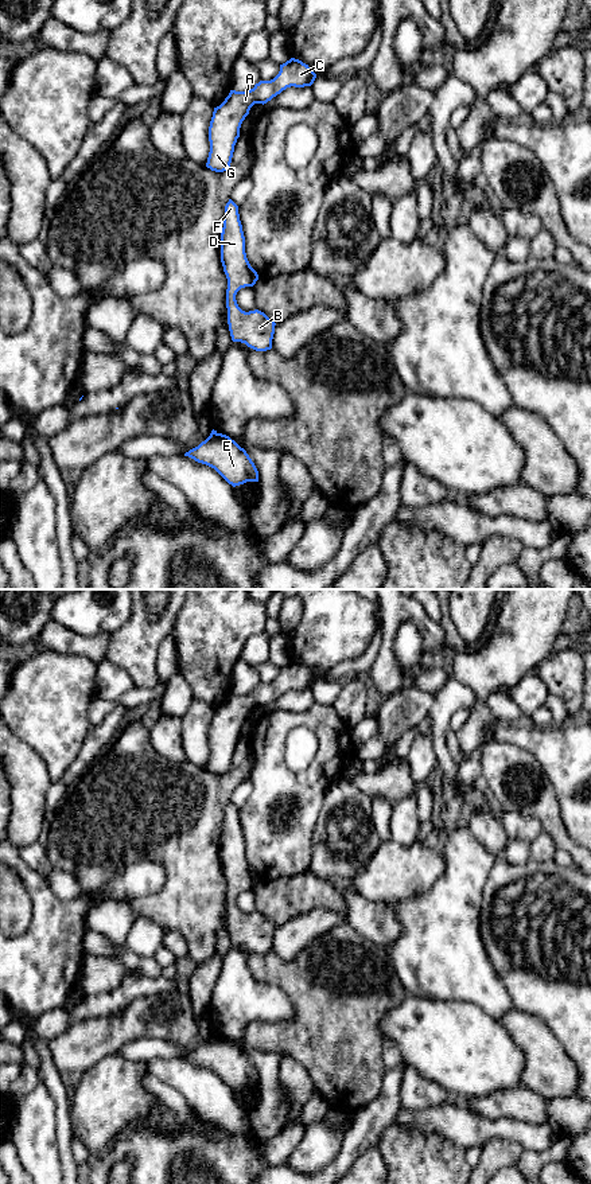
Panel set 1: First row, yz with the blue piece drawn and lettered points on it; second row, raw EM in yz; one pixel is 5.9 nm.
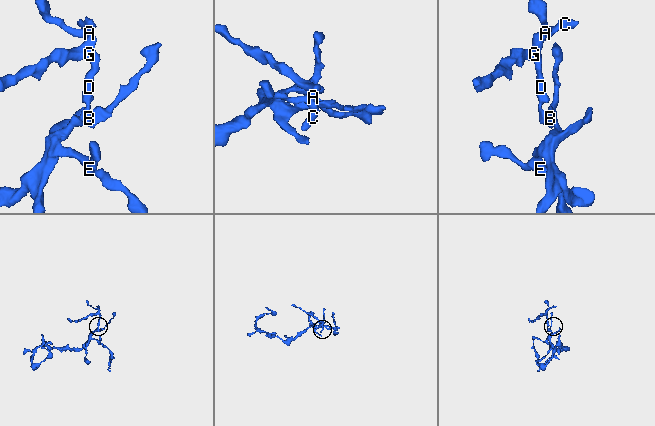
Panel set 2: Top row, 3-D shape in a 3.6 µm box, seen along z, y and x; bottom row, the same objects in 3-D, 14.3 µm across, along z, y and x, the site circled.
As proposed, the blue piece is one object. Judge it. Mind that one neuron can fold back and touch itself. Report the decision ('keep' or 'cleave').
keep

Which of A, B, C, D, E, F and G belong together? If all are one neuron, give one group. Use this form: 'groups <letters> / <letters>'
groups A B C D E F G

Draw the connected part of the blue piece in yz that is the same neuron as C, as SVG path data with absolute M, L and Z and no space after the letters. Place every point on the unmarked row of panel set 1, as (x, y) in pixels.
M291 661L280 667L279 677L271 683L260 683L248 694L230 693L225 704L214 710L209 729L210 755L206 770L223 775L230 770L240 731L254 706L267 706L287 690L311 689L316 677L299 662Z

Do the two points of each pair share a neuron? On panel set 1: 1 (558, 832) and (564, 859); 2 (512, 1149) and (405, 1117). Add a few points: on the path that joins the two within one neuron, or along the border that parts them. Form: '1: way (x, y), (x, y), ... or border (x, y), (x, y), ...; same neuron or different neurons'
1: border (558, 849), (564, 849), (576, 867); different neurons
2: border (517, 1141), (489, 1138), (481, 1148); different neurons

